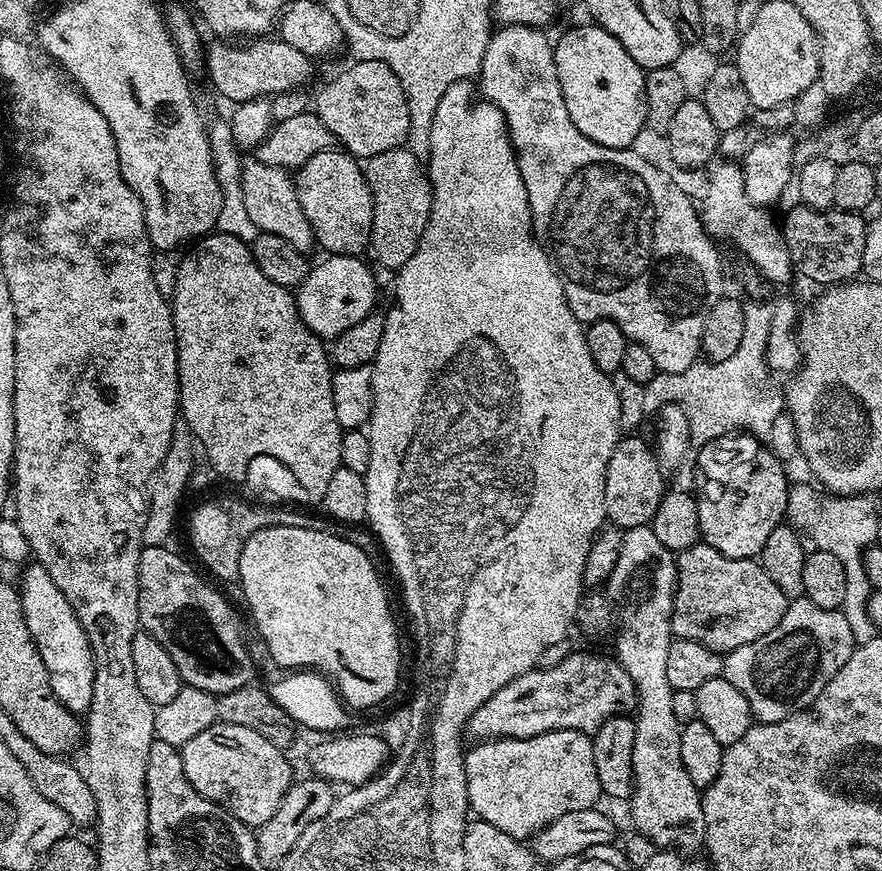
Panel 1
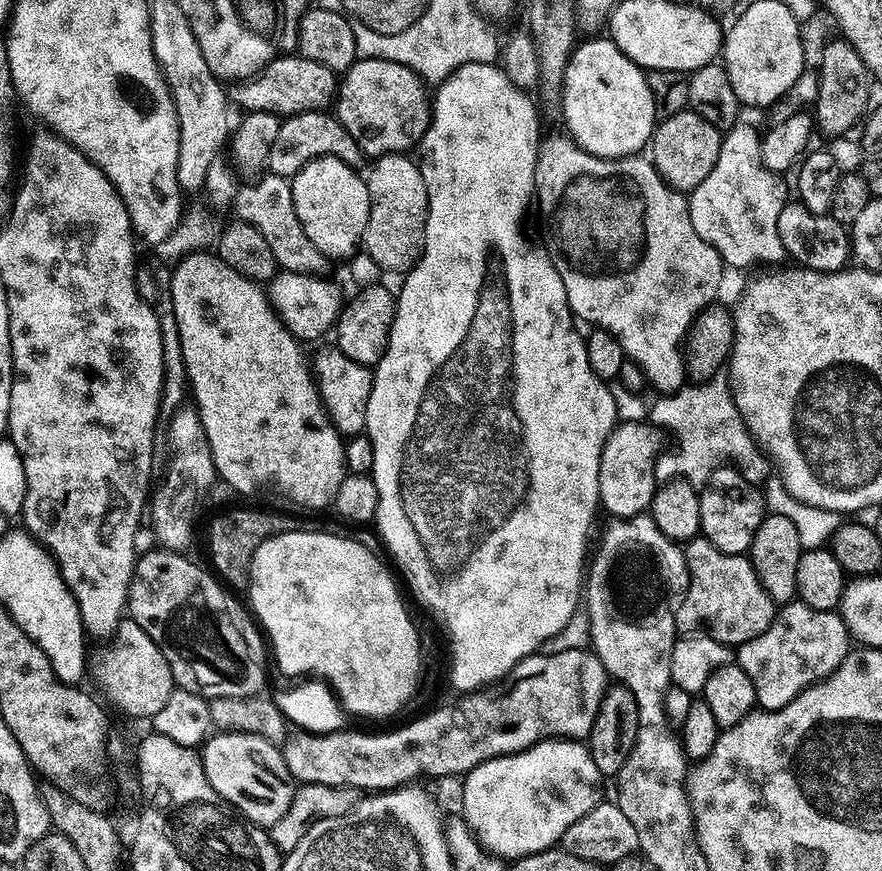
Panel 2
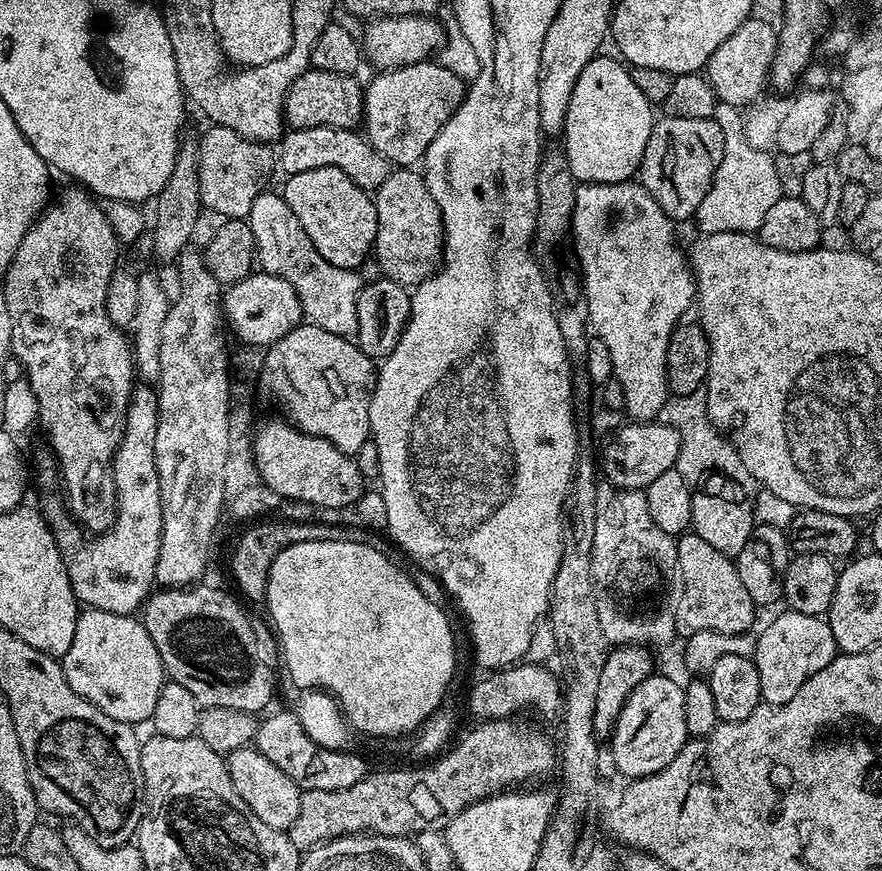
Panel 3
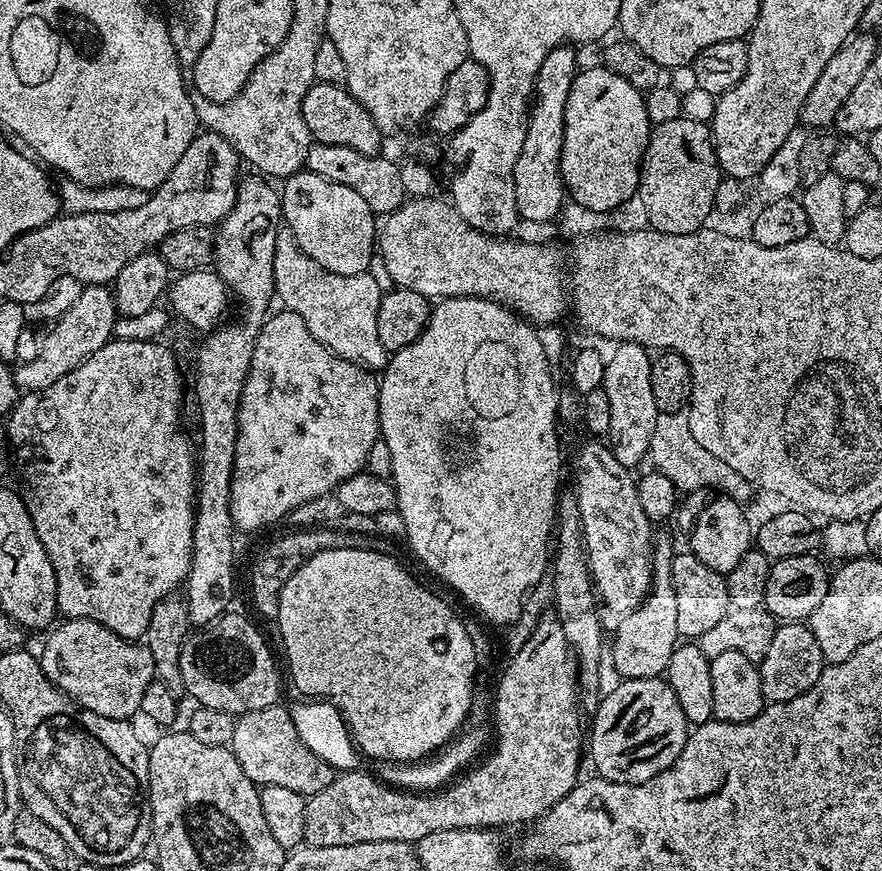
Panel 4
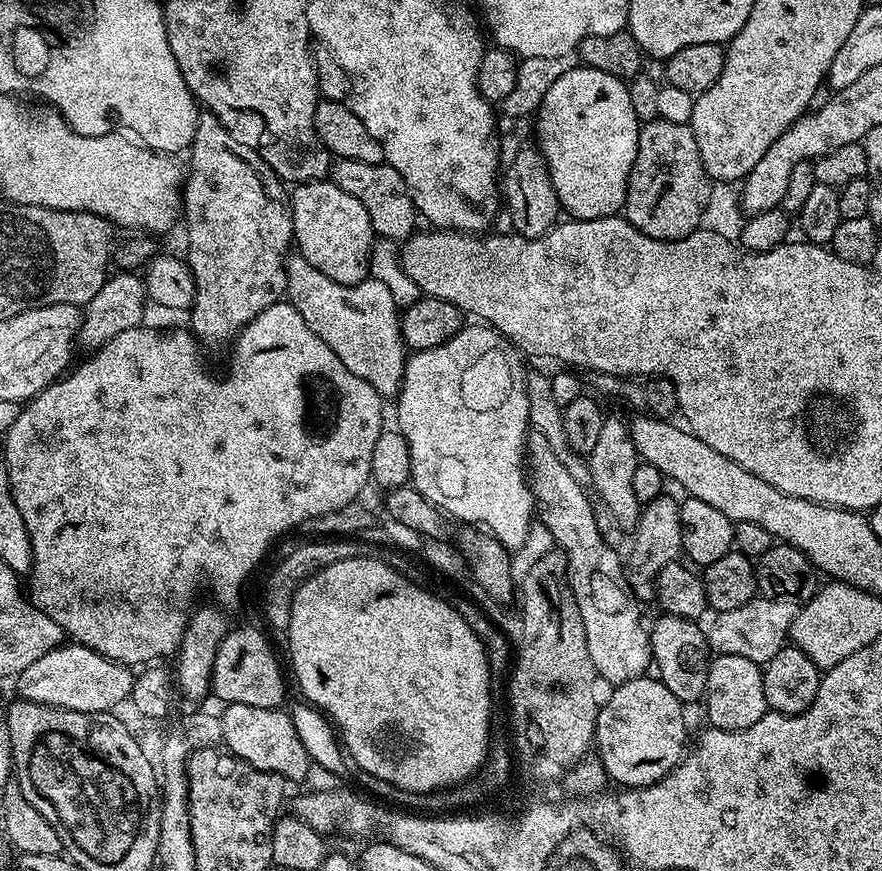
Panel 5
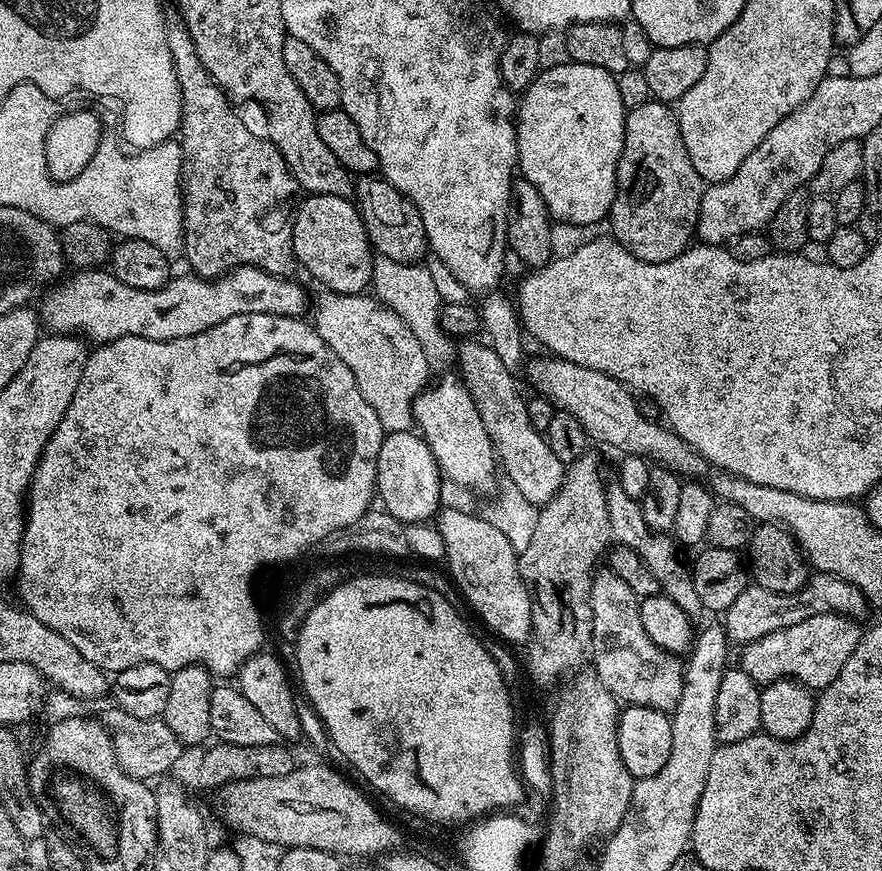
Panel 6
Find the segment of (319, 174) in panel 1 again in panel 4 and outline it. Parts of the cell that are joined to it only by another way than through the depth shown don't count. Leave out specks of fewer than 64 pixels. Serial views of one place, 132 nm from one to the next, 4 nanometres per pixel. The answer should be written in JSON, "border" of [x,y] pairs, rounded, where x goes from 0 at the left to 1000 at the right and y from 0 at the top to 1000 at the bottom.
{"border":[[[348,195],[334,197],[332,202],[325,203],[321,211],[322,216],[320,215],[317,220],[320,253],[340,286],[351,296],[356,296],[356,301],[361,301],[361,305],[365,305],[371,312],[389,317],[415,312],[429,280],[429,253],[420,237],[415,237],[413,228],[404,219],[397,218],[397,214],[374,209]]]}

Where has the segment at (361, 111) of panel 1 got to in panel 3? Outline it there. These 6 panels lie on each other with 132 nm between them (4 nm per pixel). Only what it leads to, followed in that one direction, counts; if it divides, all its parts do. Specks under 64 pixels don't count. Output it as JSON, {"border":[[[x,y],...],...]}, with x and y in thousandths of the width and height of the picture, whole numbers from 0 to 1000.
{"border":[[[489,68],[475,69],[473,73],[461,73],[455,78],[441,78],[431,80],[425,84],[427,87],[423,90],[413,101],[413,137],[410,139],[412,155],[424,168],[424,172],[429,172],[429,177],[433,177],[439,181],[441,189],[444,191],[472,191],[477,187],[483,177],[483,172],[488,168],[488,163],[492,163],[492,158],[497,154],[497,149],[501,149],[501,145],[506,145],[506,140],[519,126],[519,122],[526,116],[528,109],[528,92],[522,88],[515,82],[507,79],[506,76],[498,71],[491,71]]]}

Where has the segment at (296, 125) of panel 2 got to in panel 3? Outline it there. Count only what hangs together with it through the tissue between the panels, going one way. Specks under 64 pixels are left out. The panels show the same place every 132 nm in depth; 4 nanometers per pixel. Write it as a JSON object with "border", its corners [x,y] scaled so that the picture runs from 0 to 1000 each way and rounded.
{"border":[[[356,145],[355,147],[332,147],[321,153],[315,169],[315,193],[322,200],[332,202],[342,200],[347,195],[362,193],[382,193],[397,204],[406,215],[422,223],[438,209],[442,189],[429,172],[424,172],[422,164],[407,150],[398,147],[375,147],[374,145]]]}

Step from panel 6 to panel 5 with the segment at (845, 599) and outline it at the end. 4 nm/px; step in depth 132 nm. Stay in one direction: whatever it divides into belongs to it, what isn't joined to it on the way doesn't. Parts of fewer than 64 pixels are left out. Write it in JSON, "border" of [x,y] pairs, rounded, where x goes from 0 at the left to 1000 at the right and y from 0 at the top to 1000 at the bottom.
{"border":[[[858,687],[837,696],[837,700],[813,703],[806,708],[807,718],[800,721],[804,745],[812,751],[837,751],[837,755],[850,755],[850,760],[863,765],[871,762],[891,742],[904,701],[901,689]]]}

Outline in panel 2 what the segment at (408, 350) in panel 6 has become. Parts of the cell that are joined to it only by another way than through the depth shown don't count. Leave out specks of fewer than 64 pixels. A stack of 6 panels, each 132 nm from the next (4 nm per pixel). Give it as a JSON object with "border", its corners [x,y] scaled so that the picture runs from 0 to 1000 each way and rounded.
{"border":[[[299,200],[278,211],[281,212],[273,215],[266,224],[266,247],[288,259],[293,269],[302,273],[306,292],[311,292],[314,304],[321,311],[366,318],[366,312],[374,307],[374,300],[365,292],[365,287],[361,287],[361,282],[356,282],[356,278],[351,278],[351,273],[347,273],[347,264],[342,264],[342,255],[338,255],[328,203]]]}

